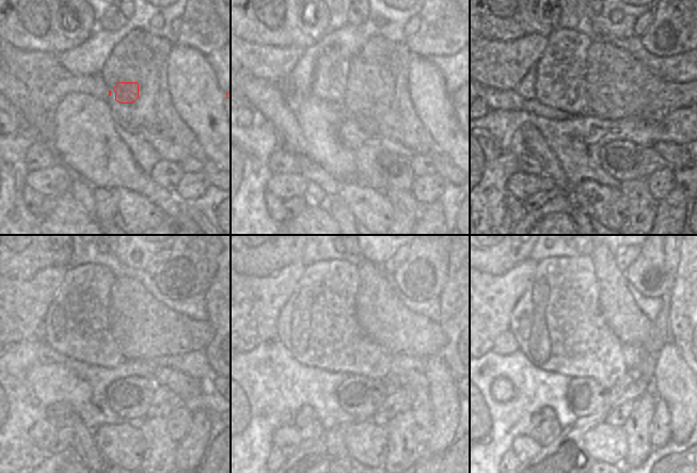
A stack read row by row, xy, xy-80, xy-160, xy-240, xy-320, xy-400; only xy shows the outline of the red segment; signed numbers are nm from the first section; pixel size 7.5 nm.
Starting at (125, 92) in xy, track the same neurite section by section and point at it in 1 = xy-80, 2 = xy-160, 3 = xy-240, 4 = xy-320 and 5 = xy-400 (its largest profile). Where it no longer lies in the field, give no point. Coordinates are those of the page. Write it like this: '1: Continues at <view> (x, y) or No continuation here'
1: Continues at xy-80 (369, 89)
2: Continues at xy-160 (618, 85)
3: Continues at xy-240 (143, 328)
4: Continues at xy-320 (381, 315)
5: Continues at xy-400 (628, 322).

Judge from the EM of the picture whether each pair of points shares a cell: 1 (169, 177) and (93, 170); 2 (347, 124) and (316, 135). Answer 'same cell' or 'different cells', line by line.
1: different cells
2: different cells

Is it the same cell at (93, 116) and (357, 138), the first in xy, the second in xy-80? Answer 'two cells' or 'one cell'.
two cells

